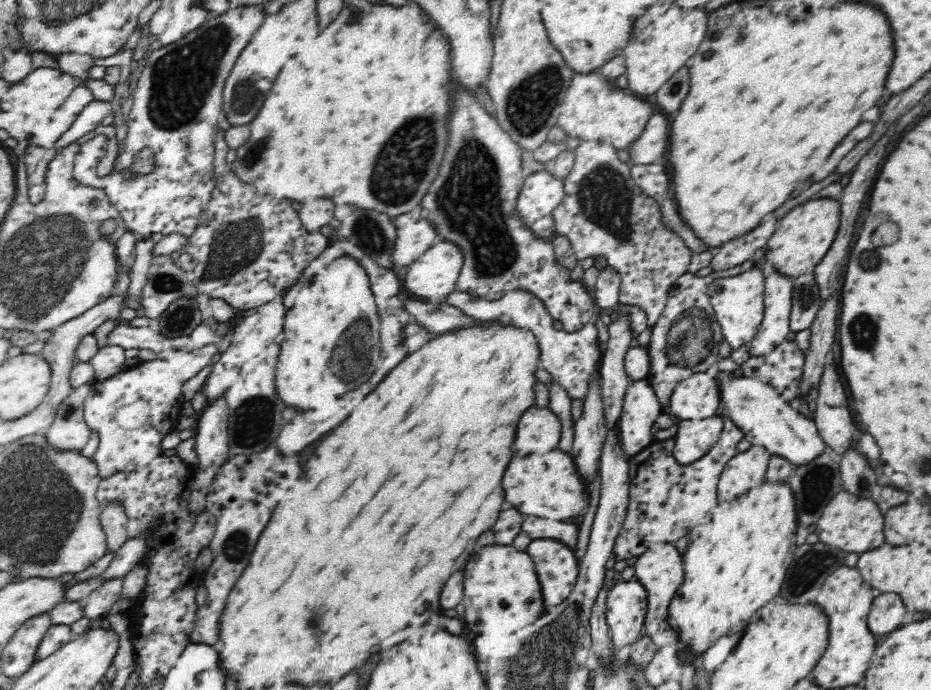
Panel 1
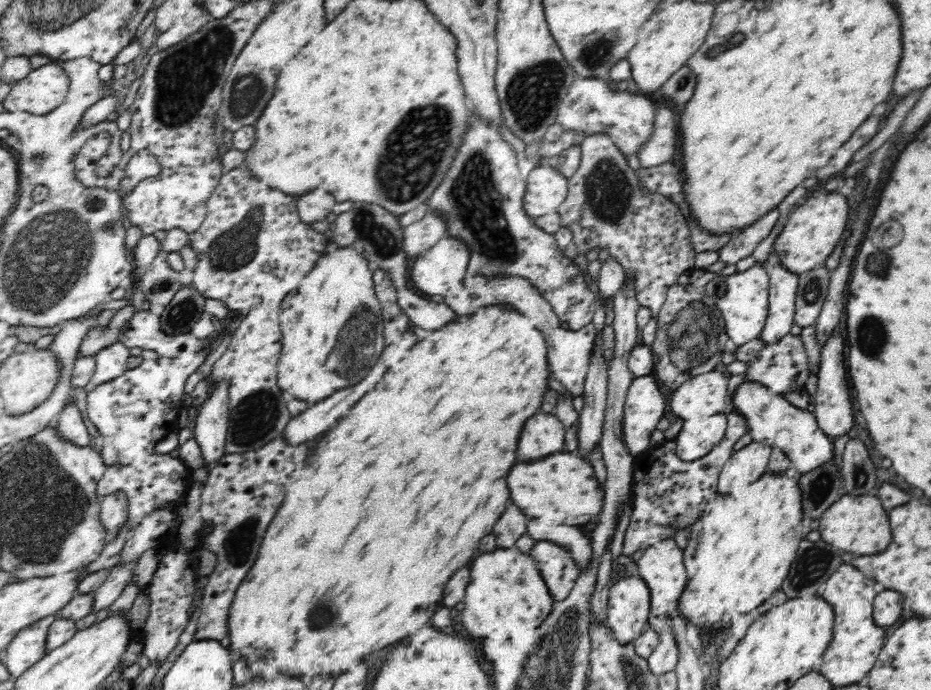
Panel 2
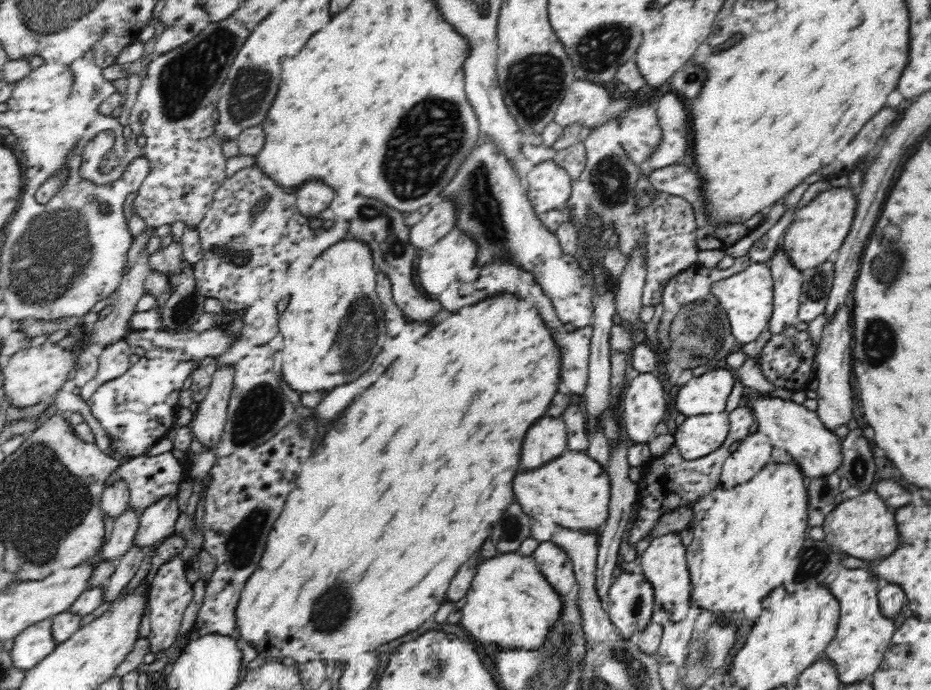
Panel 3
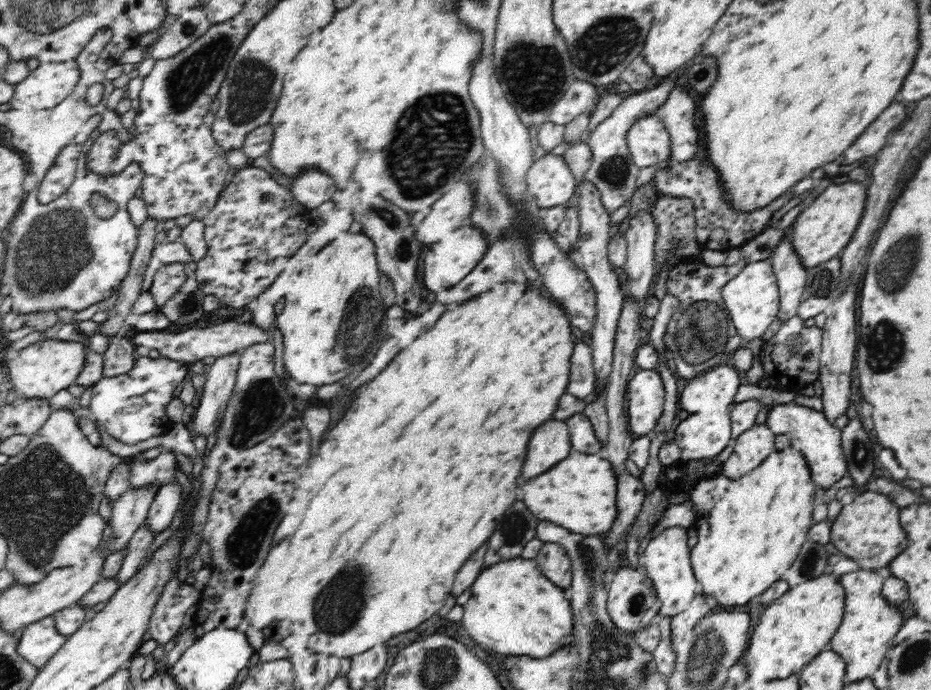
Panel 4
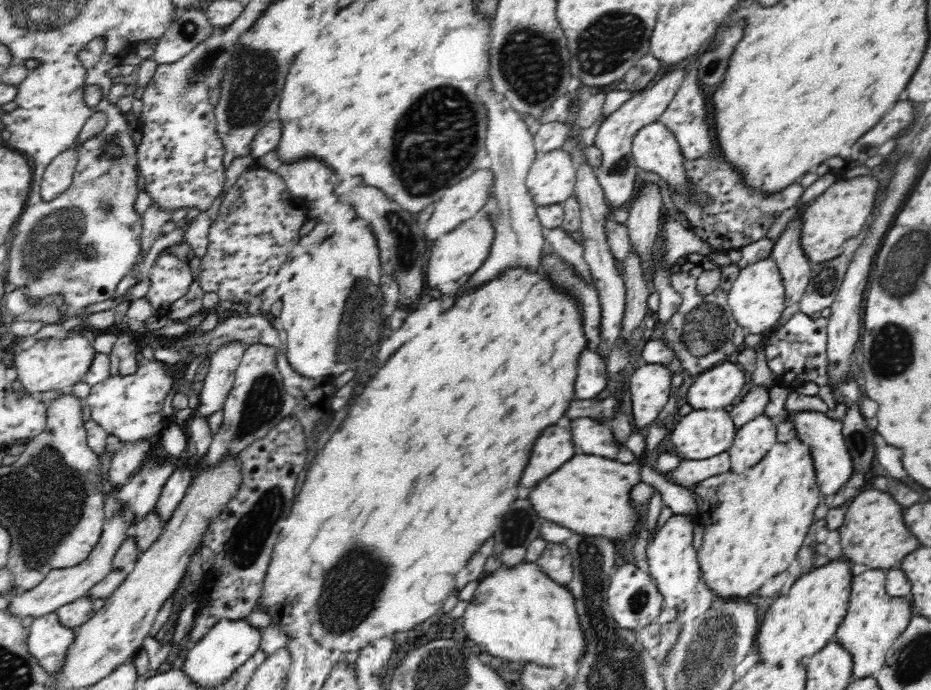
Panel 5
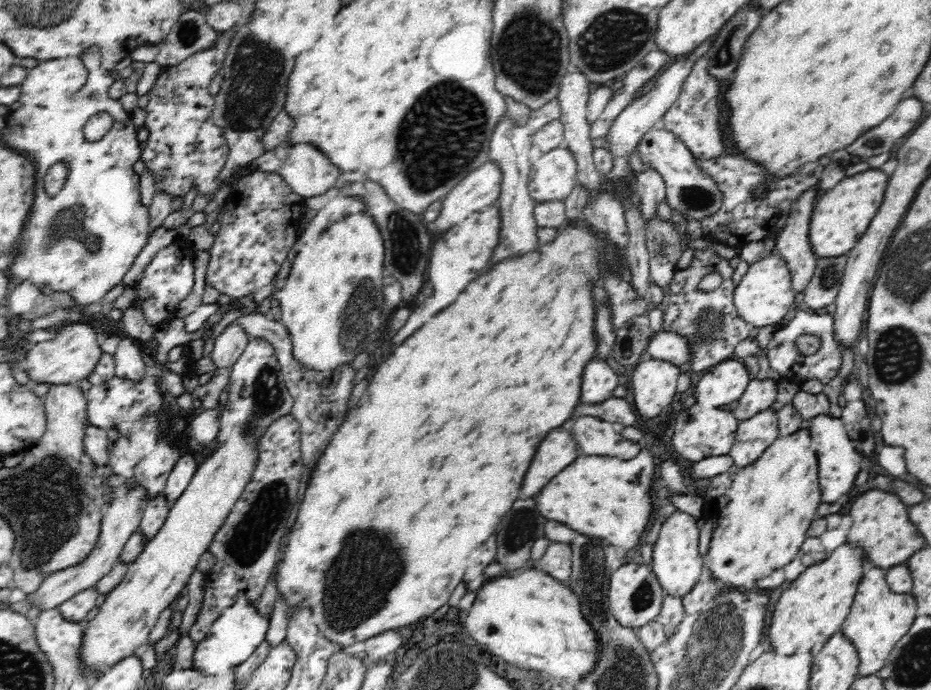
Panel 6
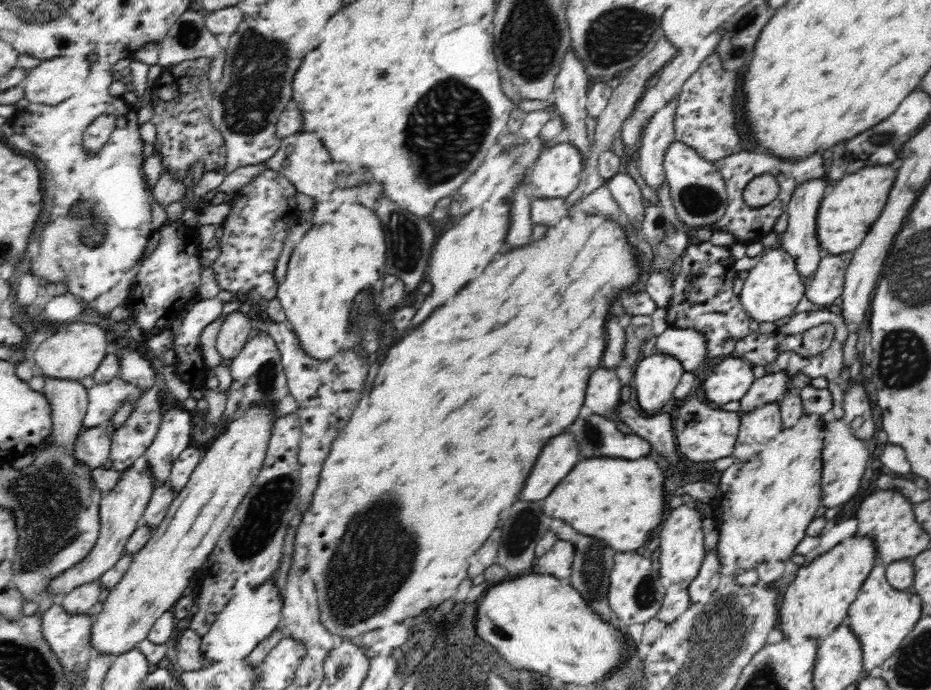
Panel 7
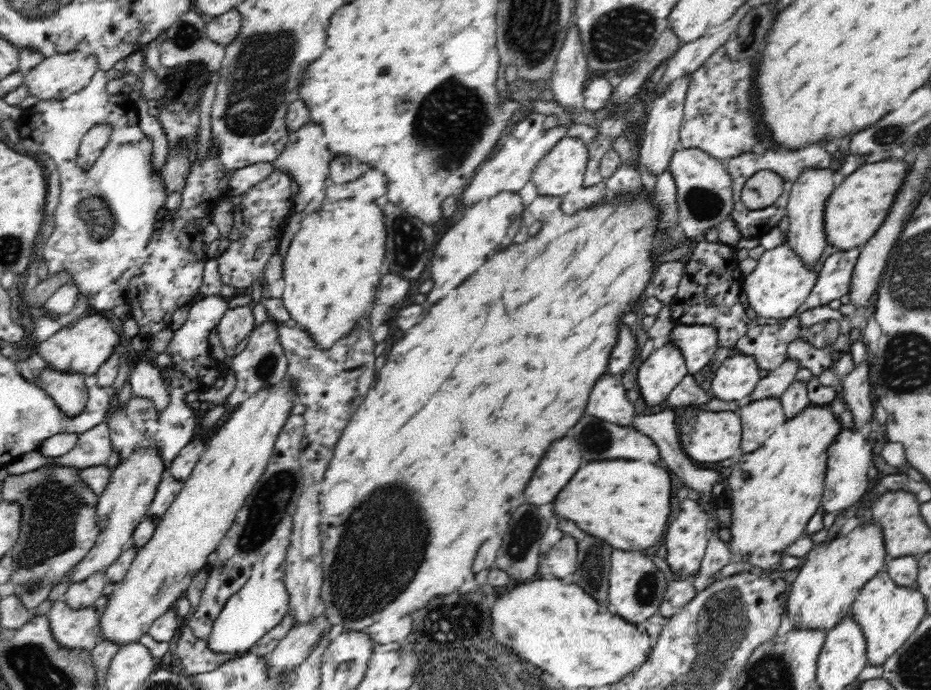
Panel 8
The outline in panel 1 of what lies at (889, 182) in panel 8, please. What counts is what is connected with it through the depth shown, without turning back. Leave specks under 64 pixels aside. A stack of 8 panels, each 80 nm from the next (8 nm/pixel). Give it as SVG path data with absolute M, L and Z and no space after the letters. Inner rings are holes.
M813 197L790 210L779 220L776 230L764 246L766 262L773 265L780 275L794 280L797 276L810 273L824 258L840 226L840 203L836 198Z

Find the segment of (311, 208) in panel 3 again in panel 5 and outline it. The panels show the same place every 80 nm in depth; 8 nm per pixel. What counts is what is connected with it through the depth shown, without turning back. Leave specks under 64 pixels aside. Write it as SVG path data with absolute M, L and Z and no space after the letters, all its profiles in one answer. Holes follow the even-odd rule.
M274 152L255 160L255 166L281 174L288 190L308 203L332 194L338 184L338 176L318 160L300 159L293 163L282 163Z

